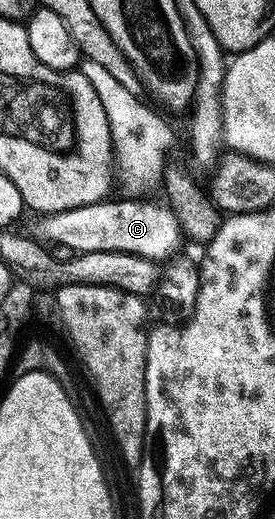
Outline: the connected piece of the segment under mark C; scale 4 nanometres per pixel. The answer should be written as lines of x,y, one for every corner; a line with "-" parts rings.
105,200
93,202
91,206
79,206
73,210
63,210
53,214
42,214
32,212
23,219
23,233
35,242
43,242
51,245
66,245
75,252
85,254
86,252
126,252
137,254
143,258
153,260
168,260
177,253
176,250
182,241
182,231
175,212
167,205
159,206
156,202
112,202

